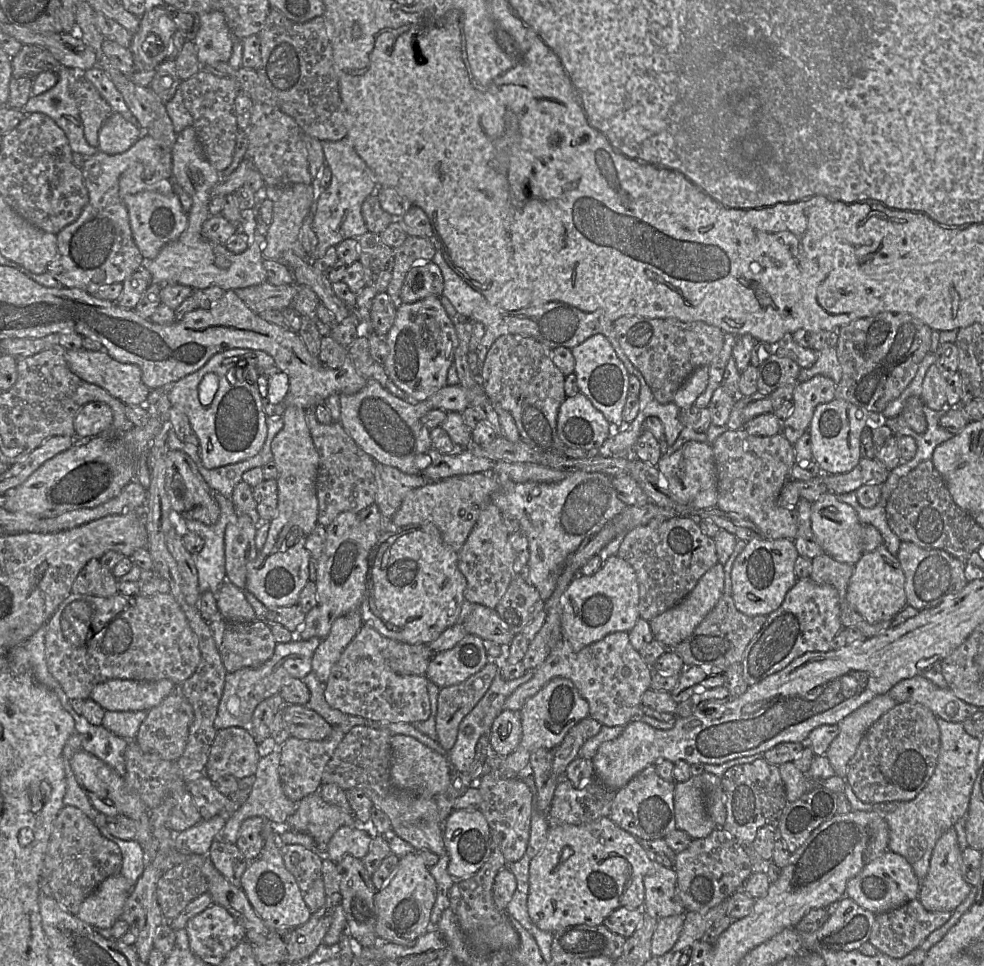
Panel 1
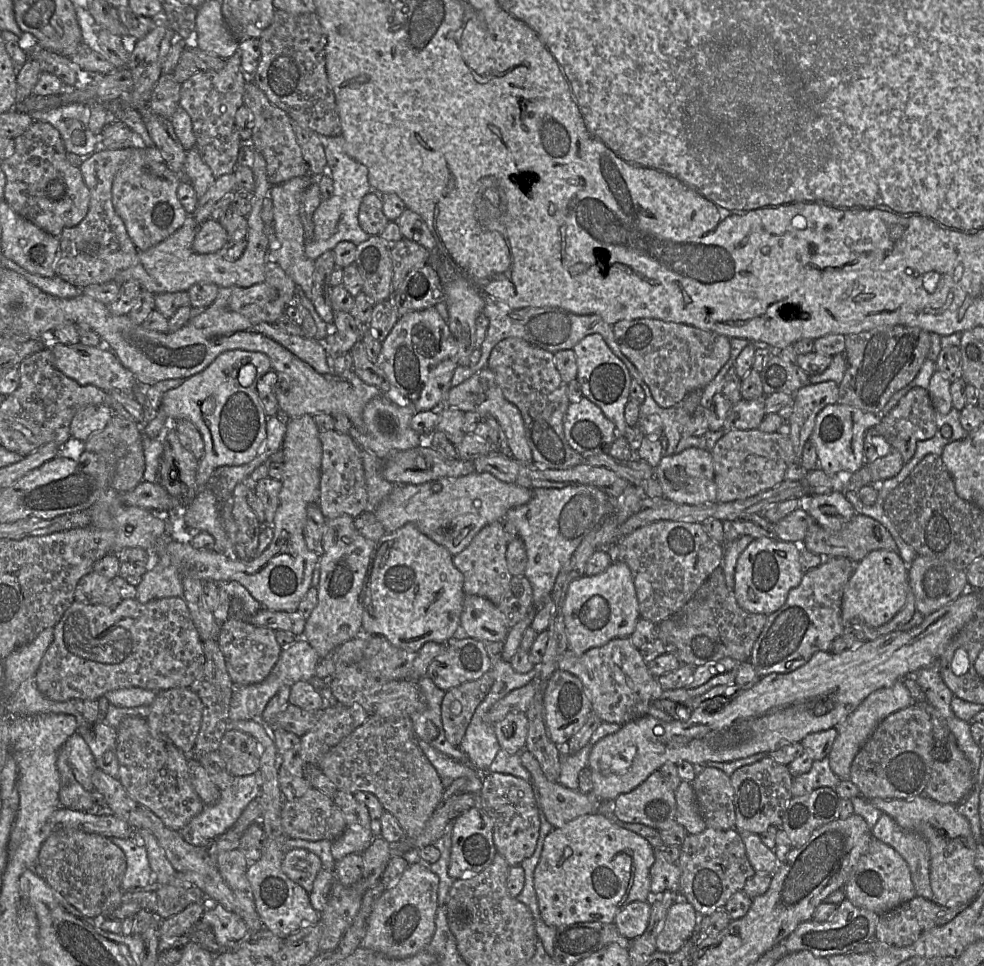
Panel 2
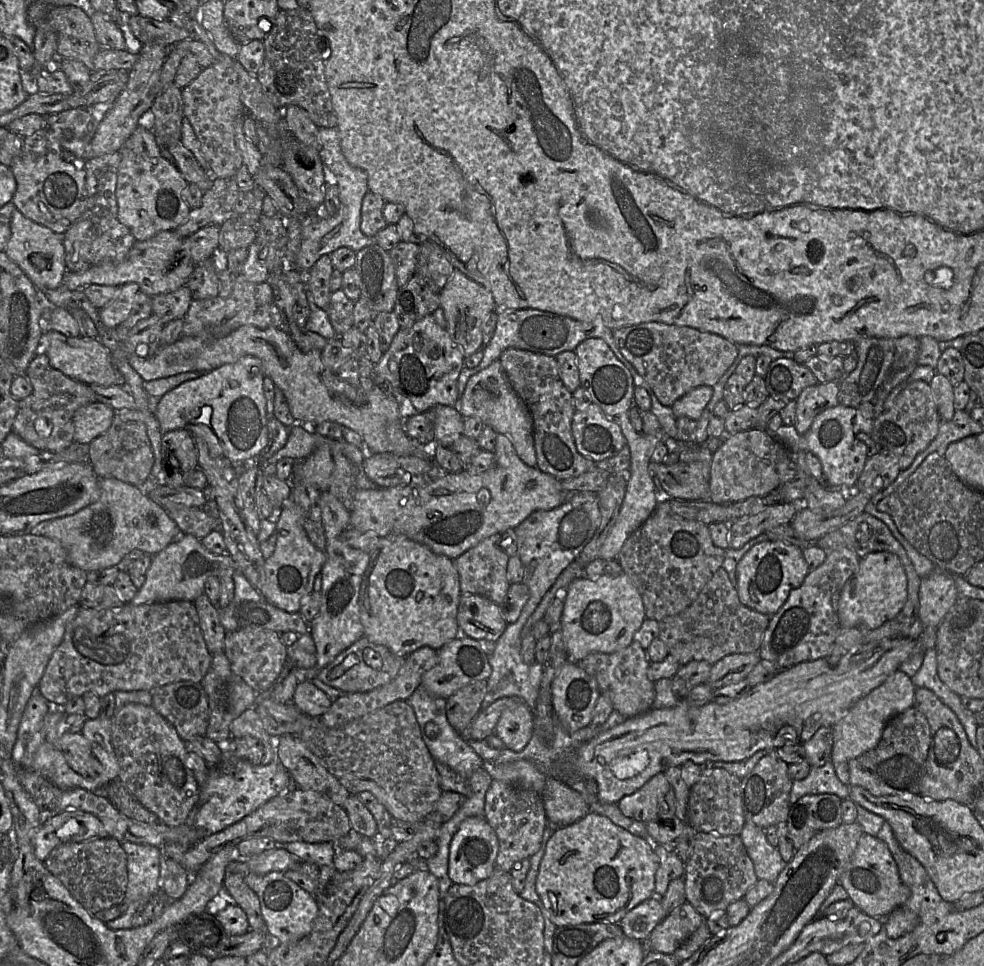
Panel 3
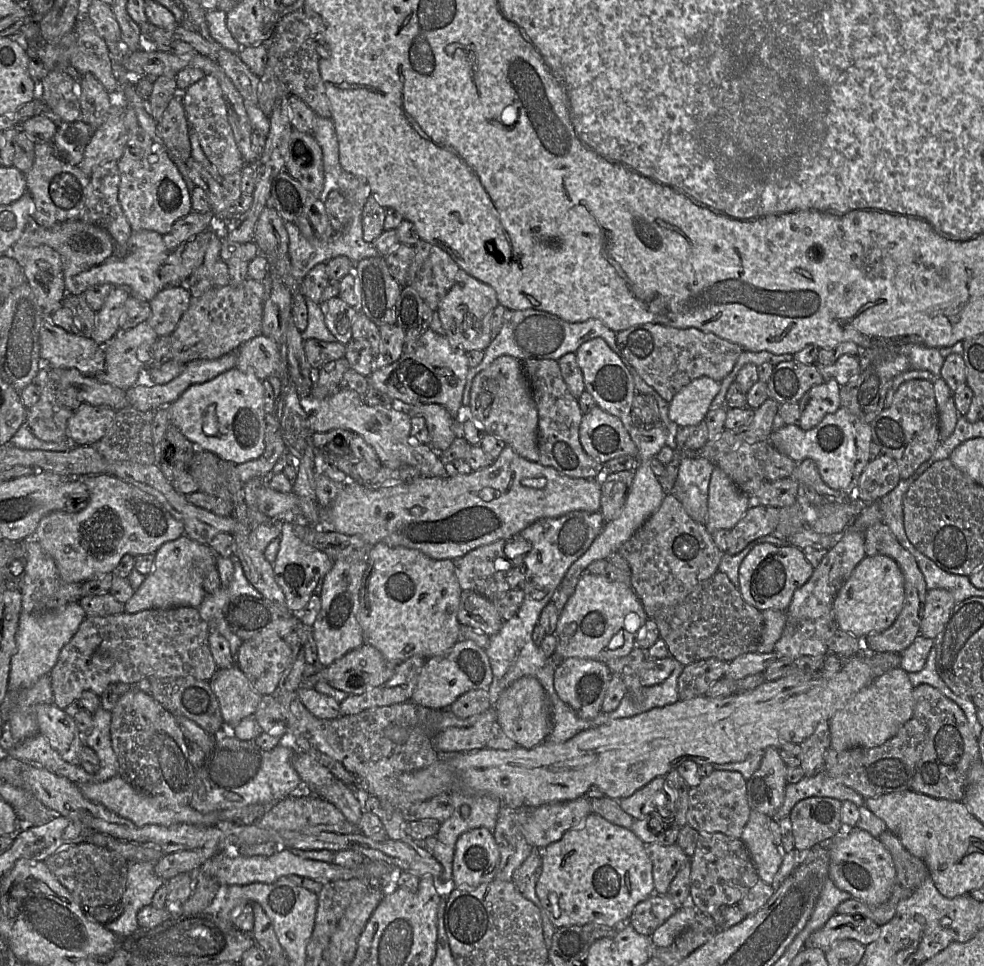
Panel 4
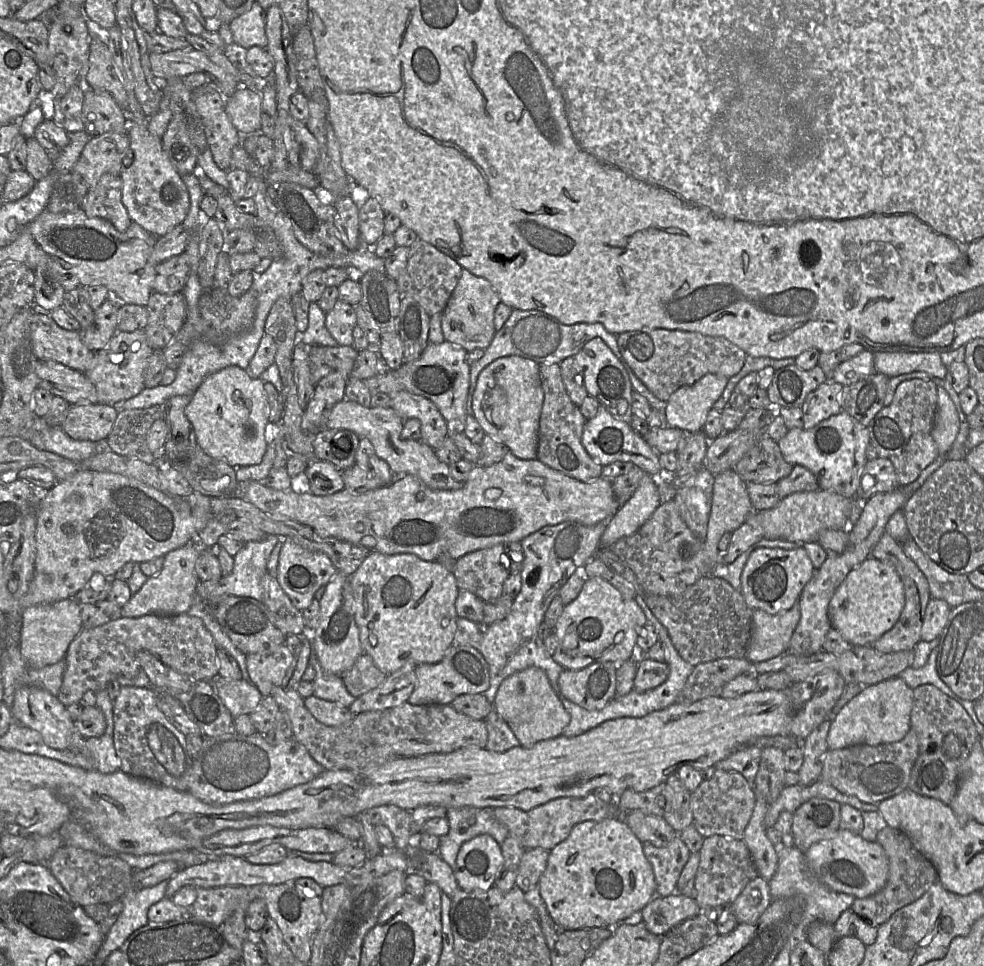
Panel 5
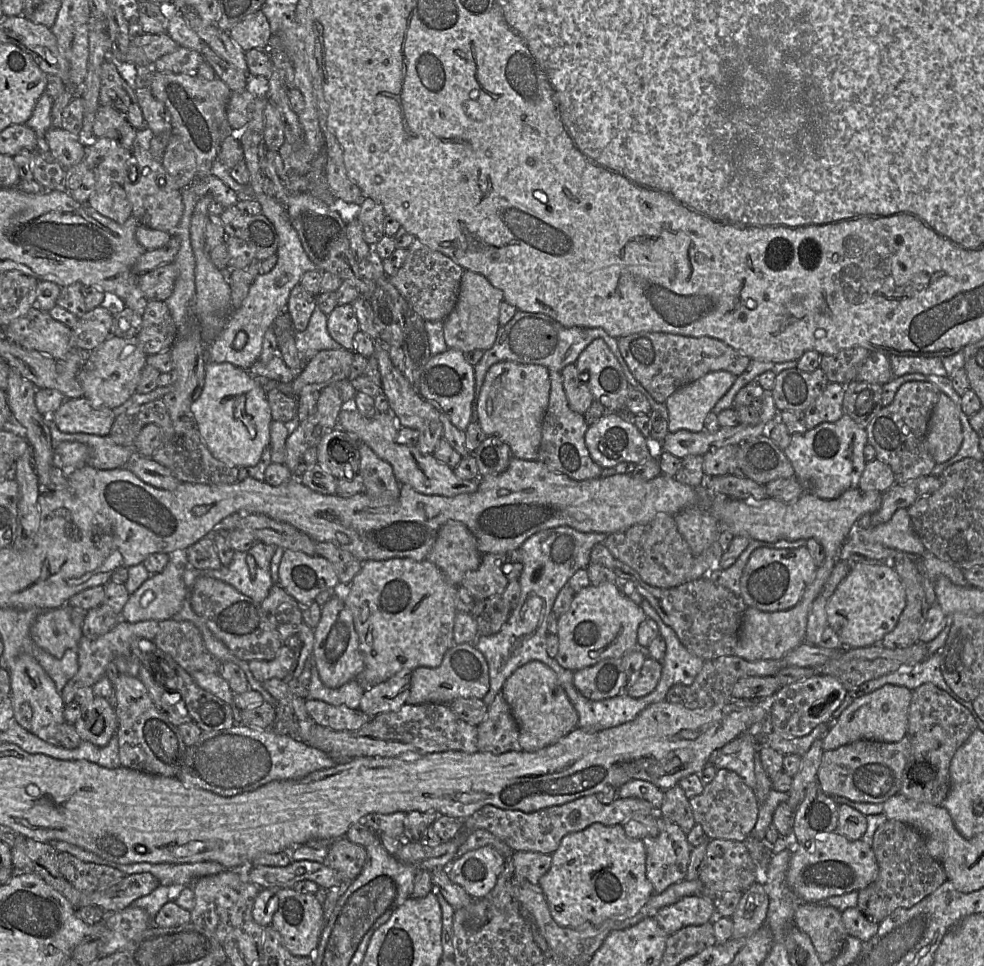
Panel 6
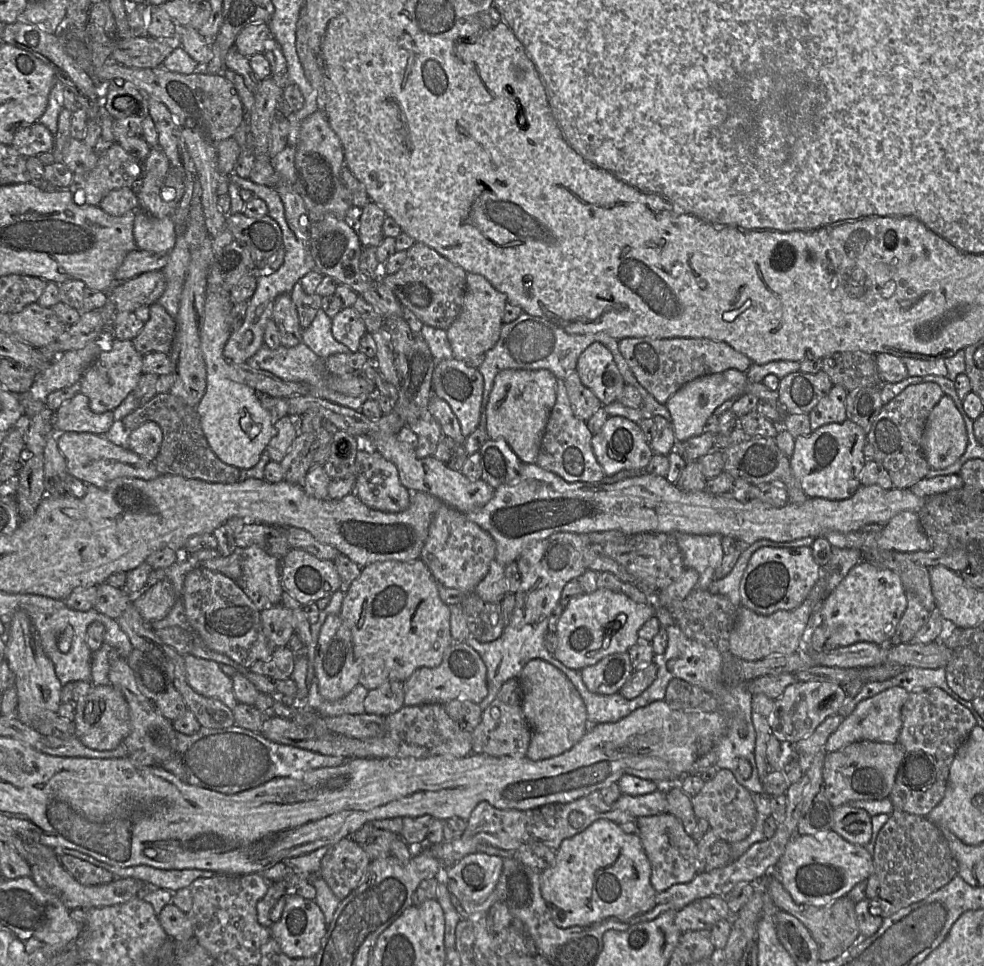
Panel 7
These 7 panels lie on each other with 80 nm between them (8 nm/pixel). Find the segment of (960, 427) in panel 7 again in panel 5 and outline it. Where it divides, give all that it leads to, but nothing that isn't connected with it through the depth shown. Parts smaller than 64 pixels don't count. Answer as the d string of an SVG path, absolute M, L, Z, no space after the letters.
M937 386L937 393L937 411L931 434L939 455L946 455L958 435L960 420L947 391L943 387Z

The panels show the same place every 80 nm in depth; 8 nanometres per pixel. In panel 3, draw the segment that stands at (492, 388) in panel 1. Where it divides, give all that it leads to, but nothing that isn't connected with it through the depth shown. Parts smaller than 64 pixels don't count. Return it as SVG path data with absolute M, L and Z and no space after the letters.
M508 348L501 353L499 361L510 385L532 416L536 467L559 480L577 477L591 470L596 463L581 455L574 442L571 425L576 408L572 393L560 377L556 358Z

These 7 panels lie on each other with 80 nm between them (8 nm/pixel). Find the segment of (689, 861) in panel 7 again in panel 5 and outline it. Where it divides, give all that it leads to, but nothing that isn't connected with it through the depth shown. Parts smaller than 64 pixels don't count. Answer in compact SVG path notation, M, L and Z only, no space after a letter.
M677 834L663 847L644 842L643 851L653 869L656 882L655 896L665 897L674 893L680 873L691 854L686 844Z

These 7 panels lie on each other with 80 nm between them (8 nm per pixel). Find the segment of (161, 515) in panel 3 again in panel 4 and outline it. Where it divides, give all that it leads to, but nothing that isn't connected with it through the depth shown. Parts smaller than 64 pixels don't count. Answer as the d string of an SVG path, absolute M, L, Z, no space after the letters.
M107 474L79 479L89 492L86 507L75 513L50 512L40 520L33 536L54 560L65 582L82 584L97 575L113 573L124 555L155 554L166 542L184 535L183 523L136 486Z

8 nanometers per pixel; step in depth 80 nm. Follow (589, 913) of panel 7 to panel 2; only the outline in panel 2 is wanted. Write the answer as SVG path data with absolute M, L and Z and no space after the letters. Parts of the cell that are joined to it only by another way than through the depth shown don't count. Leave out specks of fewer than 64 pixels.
M600 813L583 815L561 828L553 828L544 840L533 877L542 920L554 928L583 922L613 923L617 913L629 903L652 902L650 869L654 862L655 849L647 840Z

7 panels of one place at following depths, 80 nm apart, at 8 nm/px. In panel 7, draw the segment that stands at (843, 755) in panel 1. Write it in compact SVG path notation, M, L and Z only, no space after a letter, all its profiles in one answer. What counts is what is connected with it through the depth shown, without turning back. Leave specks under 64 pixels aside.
M891 687L871 698L862 700L853 712L844 719L837 730L829 736L823 750L827 753L833 752L851 743L863 740L897 743L902 728L901 712L908 696L909 692L904 688Z

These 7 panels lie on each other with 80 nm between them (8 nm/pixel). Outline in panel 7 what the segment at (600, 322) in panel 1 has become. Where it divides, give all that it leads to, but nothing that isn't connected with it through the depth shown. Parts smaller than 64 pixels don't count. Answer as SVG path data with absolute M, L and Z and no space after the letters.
M525 312L510 323L503 323L496 345L485 353L484 362L477 368L484 379L481 411L486 411L494 379L500 371L505 369L547 369L557 379L565 380L572 371L576 370L581 353L593 342L602 343L611 353L615 348L620 350L619 341L604 332L569 334L550 320Z

